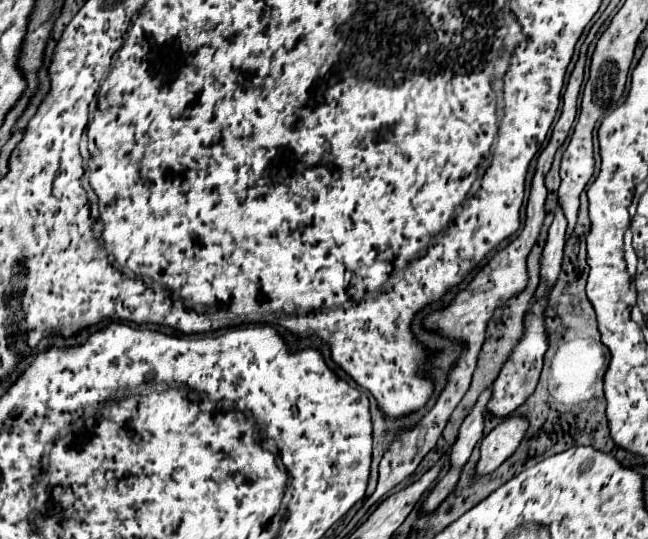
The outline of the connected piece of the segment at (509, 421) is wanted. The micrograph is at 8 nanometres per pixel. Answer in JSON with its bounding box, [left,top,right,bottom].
[474,417,528,477]

